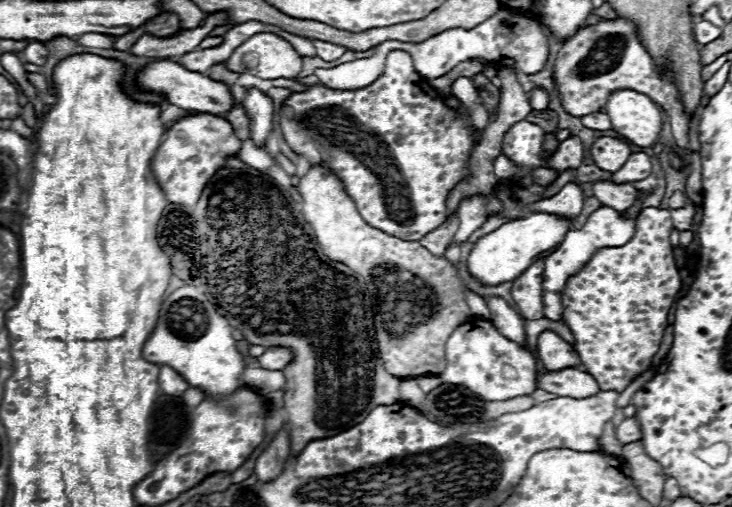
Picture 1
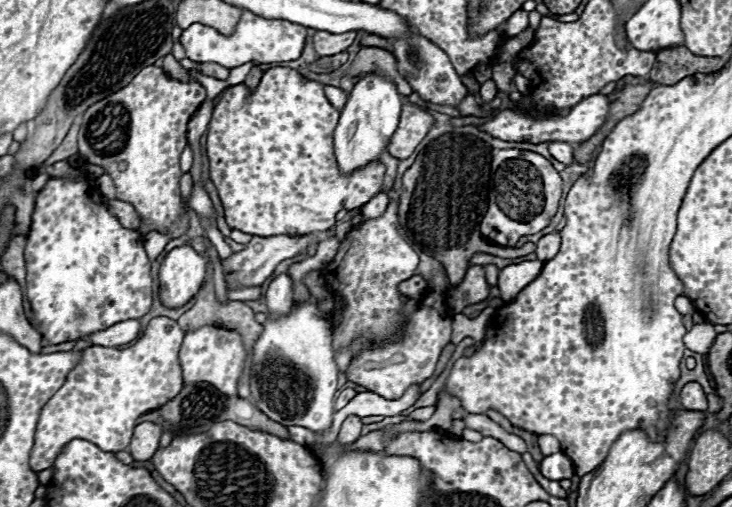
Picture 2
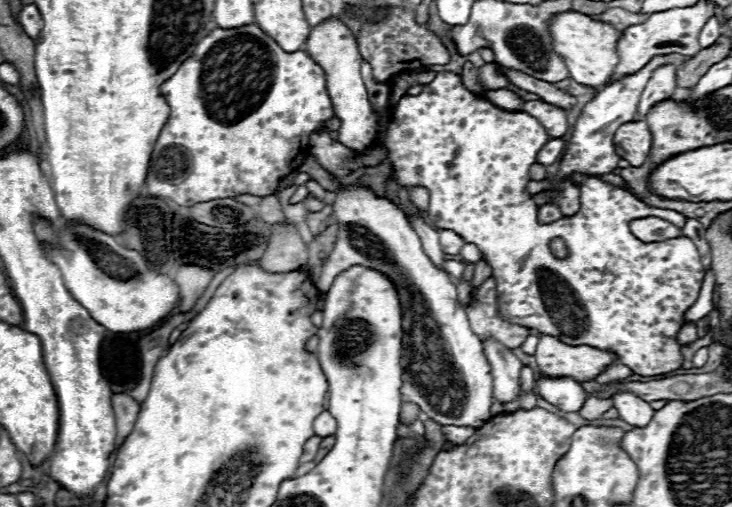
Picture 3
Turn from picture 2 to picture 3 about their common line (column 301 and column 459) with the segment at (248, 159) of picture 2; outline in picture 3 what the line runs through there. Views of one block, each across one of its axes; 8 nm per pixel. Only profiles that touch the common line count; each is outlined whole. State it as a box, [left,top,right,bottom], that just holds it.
[384,72,704,376]

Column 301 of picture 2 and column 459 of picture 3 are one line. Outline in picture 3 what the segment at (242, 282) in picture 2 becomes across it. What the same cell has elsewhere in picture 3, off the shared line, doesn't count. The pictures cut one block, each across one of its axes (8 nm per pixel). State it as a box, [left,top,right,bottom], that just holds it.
[440,230,466,254]

